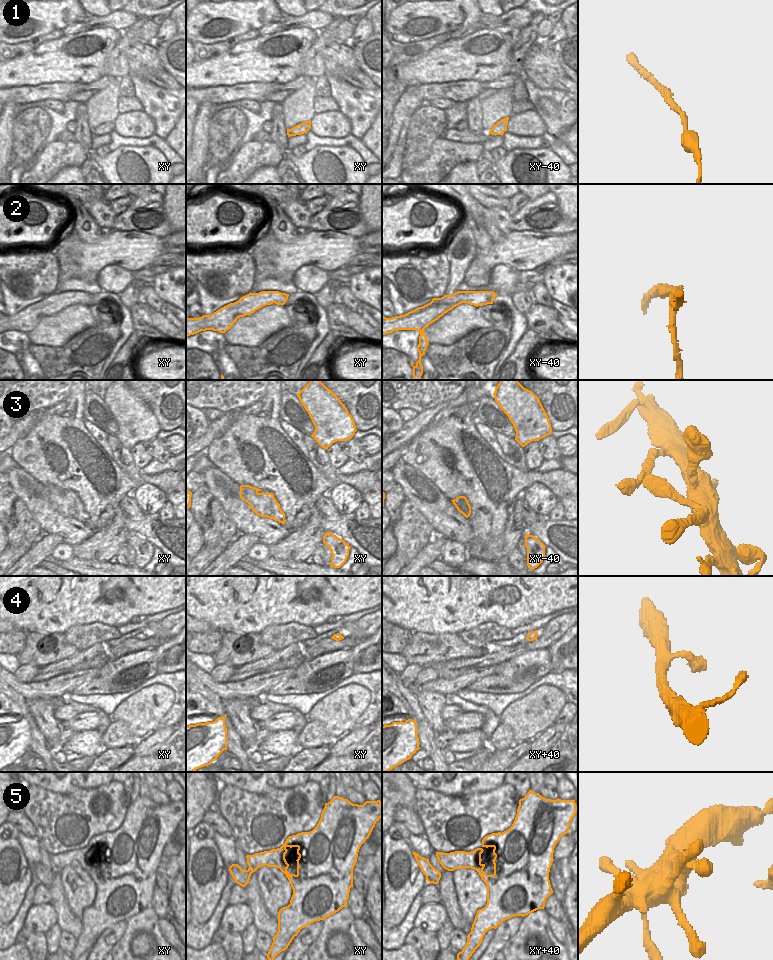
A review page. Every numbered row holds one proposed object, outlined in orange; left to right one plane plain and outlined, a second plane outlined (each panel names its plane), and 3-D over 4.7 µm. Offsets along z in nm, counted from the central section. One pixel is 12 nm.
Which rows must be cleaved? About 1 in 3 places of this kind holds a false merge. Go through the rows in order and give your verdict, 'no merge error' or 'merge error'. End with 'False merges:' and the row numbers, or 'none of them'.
1: no merge error
2: merge error
3: no merge error
4: no merge error
5: no merge error
False merges: 2

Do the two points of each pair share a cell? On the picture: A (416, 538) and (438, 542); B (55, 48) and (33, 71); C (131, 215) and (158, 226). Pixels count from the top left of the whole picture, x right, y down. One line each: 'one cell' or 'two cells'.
A: two cells
B: one cell
C: one cell

